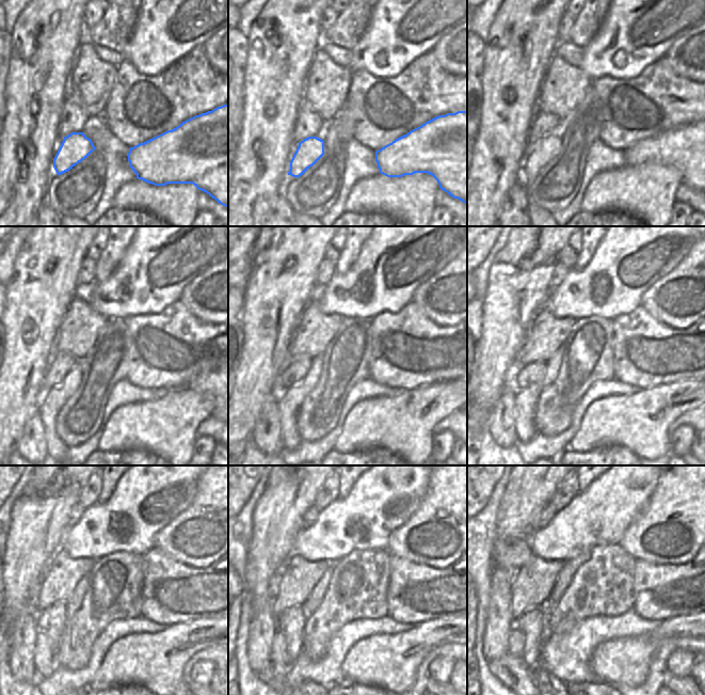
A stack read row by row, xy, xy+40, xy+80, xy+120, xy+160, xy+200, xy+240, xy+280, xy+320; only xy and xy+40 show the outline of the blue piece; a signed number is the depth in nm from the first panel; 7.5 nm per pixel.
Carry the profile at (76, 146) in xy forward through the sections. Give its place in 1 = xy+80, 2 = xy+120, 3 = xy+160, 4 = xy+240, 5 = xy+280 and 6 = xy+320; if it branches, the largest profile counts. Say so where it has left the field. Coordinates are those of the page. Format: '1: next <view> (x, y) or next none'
1: next xy+80 (550, 145)
2: next xy+120 (57, 396)
3: next xy+160 (294, 395)
4: next xy+240 (75, 602)
5: next xy+280 (313, 602)
6: next xy+320 (559, 588)

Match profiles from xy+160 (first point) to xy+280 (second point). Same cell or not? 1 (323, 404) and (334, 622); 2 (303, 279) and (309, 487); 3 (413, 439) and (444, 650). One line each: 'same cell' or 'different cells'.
1: same cell
2: same cell
3: different cells

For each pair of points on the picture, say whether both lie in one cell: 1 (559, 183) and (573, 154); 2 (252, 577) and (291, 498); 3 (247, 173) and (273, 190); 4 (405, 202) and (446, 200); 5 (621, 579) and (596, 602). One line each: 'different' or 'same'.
1: same
2: same
3: same
4: different
5: same

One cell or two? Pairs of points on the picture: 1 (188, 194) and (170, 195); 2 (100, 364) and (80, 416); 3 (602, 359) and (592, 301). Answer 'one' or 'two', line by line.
1: one
2: one
3: two

